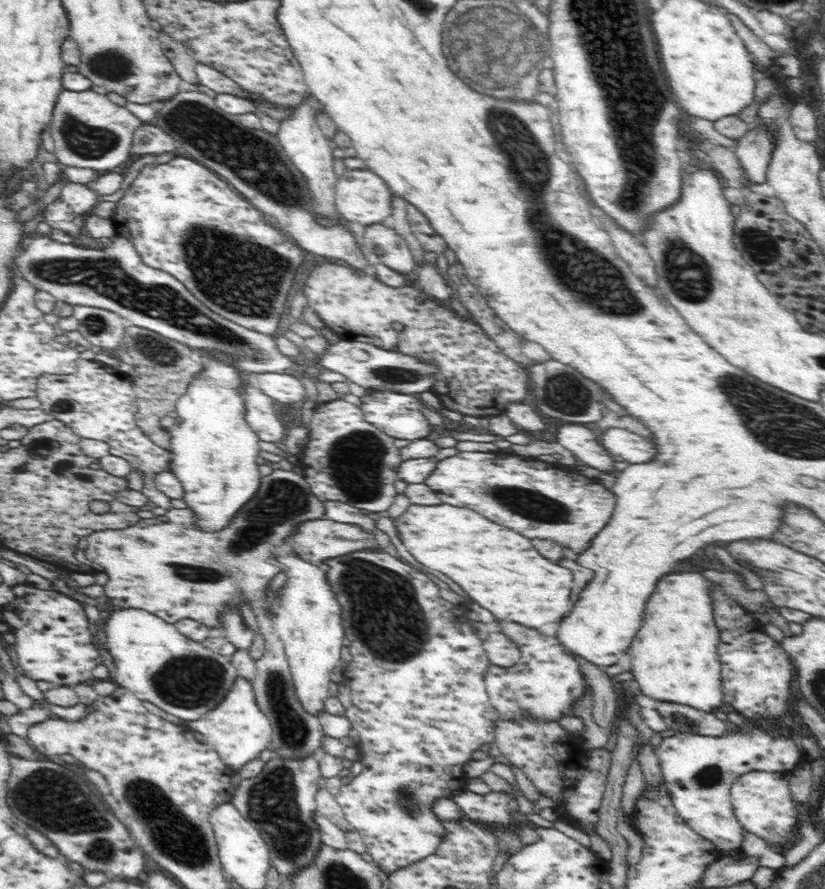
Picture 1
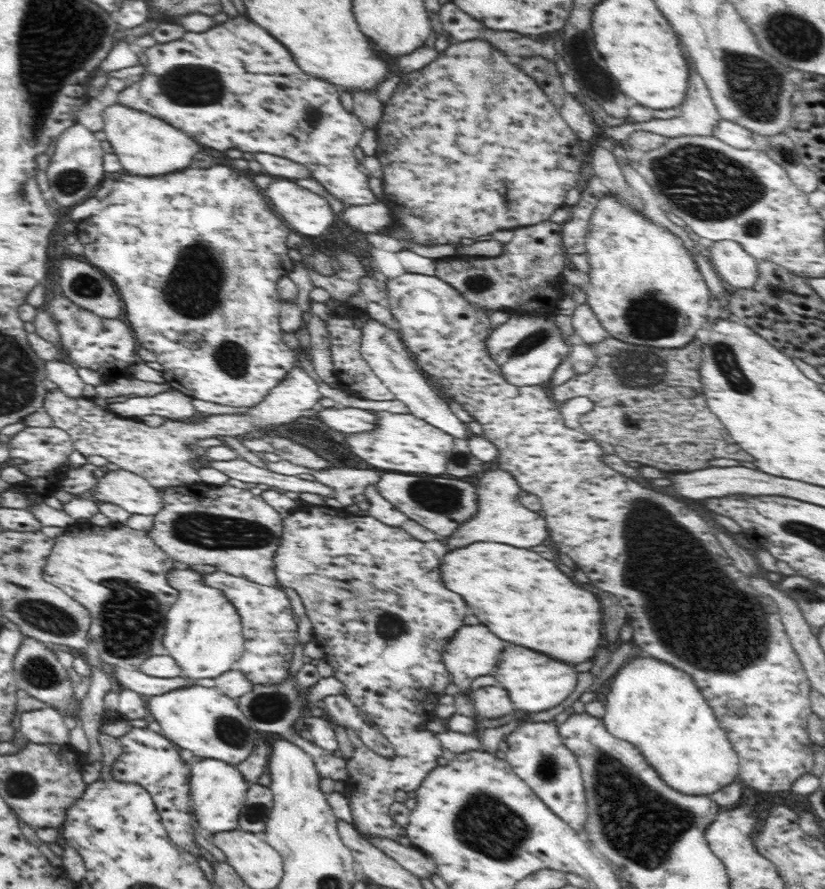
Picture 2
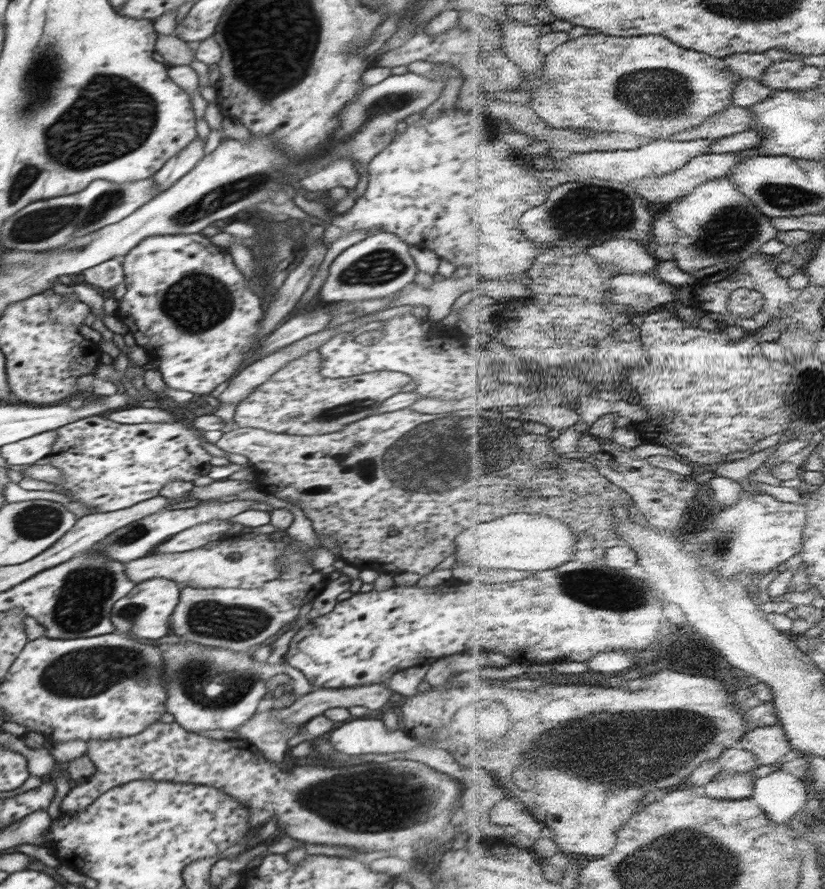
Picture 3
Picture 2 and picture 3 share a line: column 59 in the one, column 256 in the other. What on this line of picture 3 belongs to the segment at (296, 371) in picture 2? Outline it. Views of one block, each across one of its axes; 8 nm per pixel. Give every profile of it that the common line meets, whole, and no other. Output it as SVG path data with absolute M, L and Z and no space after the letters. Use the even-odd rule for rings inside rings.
M312 350L286 363L278 369L268 381L256 388L253 394L244 397L233 416L237 428L260 428L266 432L290 434L292 436L332 435L342 428L374 415L376 408L394 394L402 392L402 388L412 381L407 374L398 371L372 371L348 378L330 378L322 376L322 358L318 350Z

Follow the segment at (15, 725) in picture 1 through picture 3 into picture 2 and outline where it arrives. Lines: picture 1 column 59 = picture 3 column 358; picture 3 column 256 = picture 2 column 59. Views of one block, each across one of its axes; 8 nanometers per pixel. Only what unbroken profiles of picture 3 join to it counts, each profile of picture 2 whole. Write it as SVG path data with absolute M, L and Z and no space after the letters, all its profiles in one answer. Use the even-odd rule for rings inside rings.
M40 705L20 713L20 732L34 744L50 744L57 748L70 746L69 730L58 709Z

